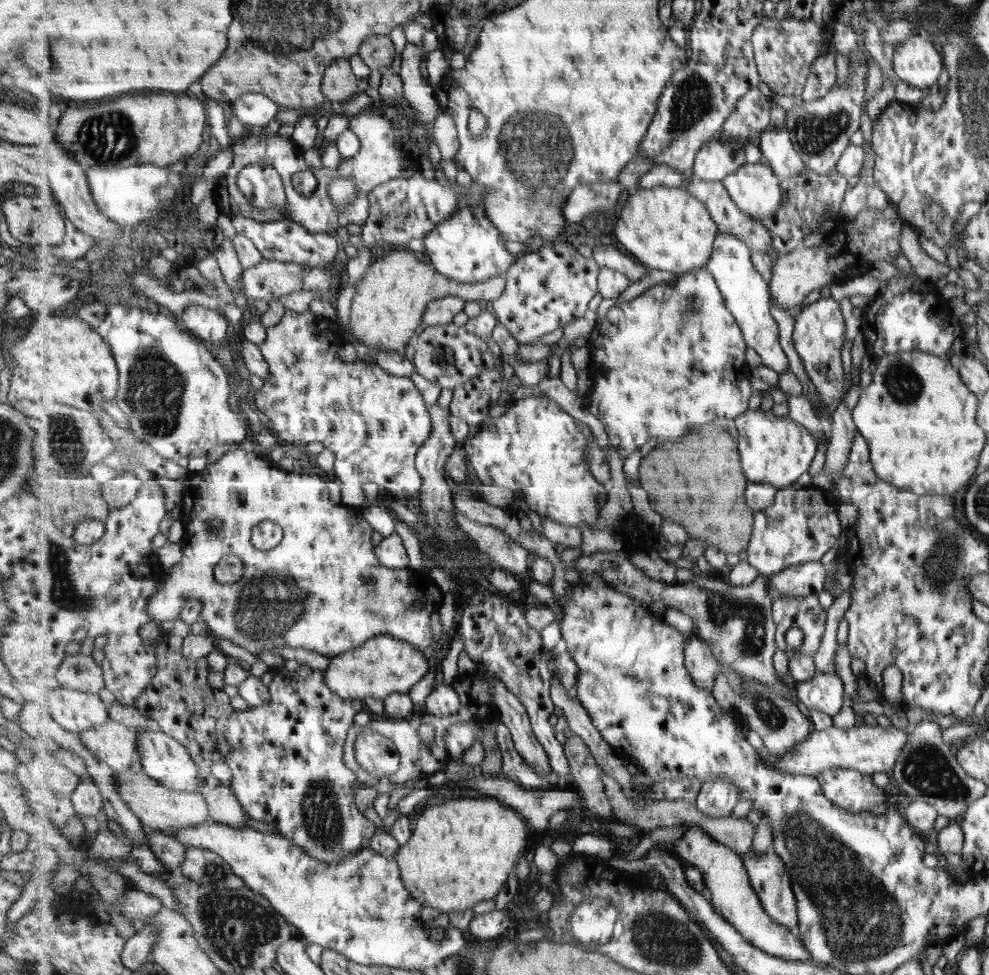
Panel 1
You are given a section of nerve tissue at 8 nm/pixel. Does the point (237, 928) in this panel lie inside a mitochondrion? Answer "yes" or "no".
yes

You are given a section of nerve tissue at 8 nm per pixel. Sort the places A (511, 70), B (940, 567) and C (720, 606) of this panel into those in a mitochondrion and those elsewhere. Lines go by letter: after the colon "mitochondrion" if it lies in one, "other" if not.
A: other
B: mitochondrion
C: mitochondrion

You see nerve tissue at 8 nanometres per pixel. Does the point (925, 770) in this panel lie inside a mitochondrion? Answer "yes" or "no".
yes

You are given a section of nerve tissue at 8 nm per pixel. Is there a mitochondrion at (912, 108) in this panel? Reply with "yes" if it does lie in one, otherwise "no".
no

